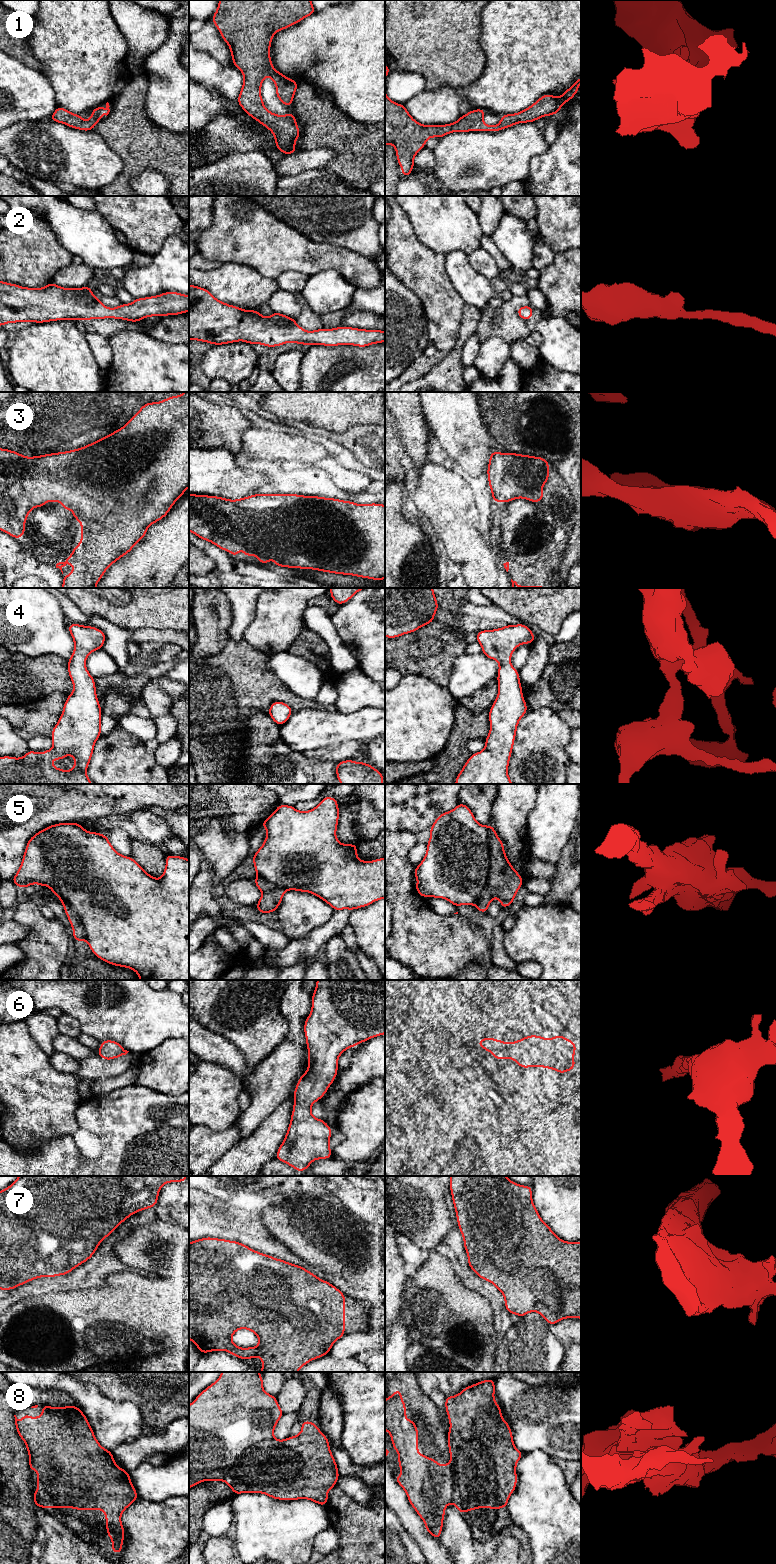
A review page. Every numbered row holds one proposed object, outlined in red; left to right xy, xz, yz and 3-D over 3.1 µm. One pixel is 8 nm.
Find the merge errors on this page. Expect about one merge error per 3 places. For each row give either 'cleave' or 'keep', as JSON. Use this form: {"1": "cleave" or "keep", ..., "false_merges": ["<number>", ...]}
{"1": "keep", "2": "keep", "3": "keep", "4": "keep", "5": "cleave", "6": "keep", "7": "keep", "8": "cleave", "false_merges": ["5", "8"]}

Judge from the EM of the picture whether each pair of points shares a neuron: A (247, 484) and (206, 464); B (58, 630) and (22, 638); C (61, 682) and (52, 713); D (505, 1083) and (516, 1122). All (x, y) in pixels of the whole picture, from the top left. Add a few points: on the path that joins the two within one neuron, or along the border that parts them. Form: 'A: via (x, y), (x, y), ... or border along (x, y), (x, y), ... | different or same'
A: via (237, 483), (232, 483), (216, 473) | same
B: via (49, 630), (31, 630) | same
C: border along (67, 694), (52, 692), (36, 700) | different
D: border along (493, 1083), (496, 1090), (501, 1094), (516, 1094) | different

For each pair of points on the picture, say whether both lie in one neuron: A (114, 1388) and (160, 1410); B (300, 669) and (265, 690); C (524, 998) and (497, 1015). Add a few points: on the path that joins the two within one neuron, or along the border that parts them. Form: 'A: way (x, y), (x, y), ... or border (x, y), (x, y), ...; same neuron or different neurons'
A: way (125, 1388), (138, 1388), (149, 1399); same neuron
B: border (267, 660), (267, 667), (291, 691), (298, 695); different neurons
C: way (517, 998), (514, 998), (504, 1008); same neuron

